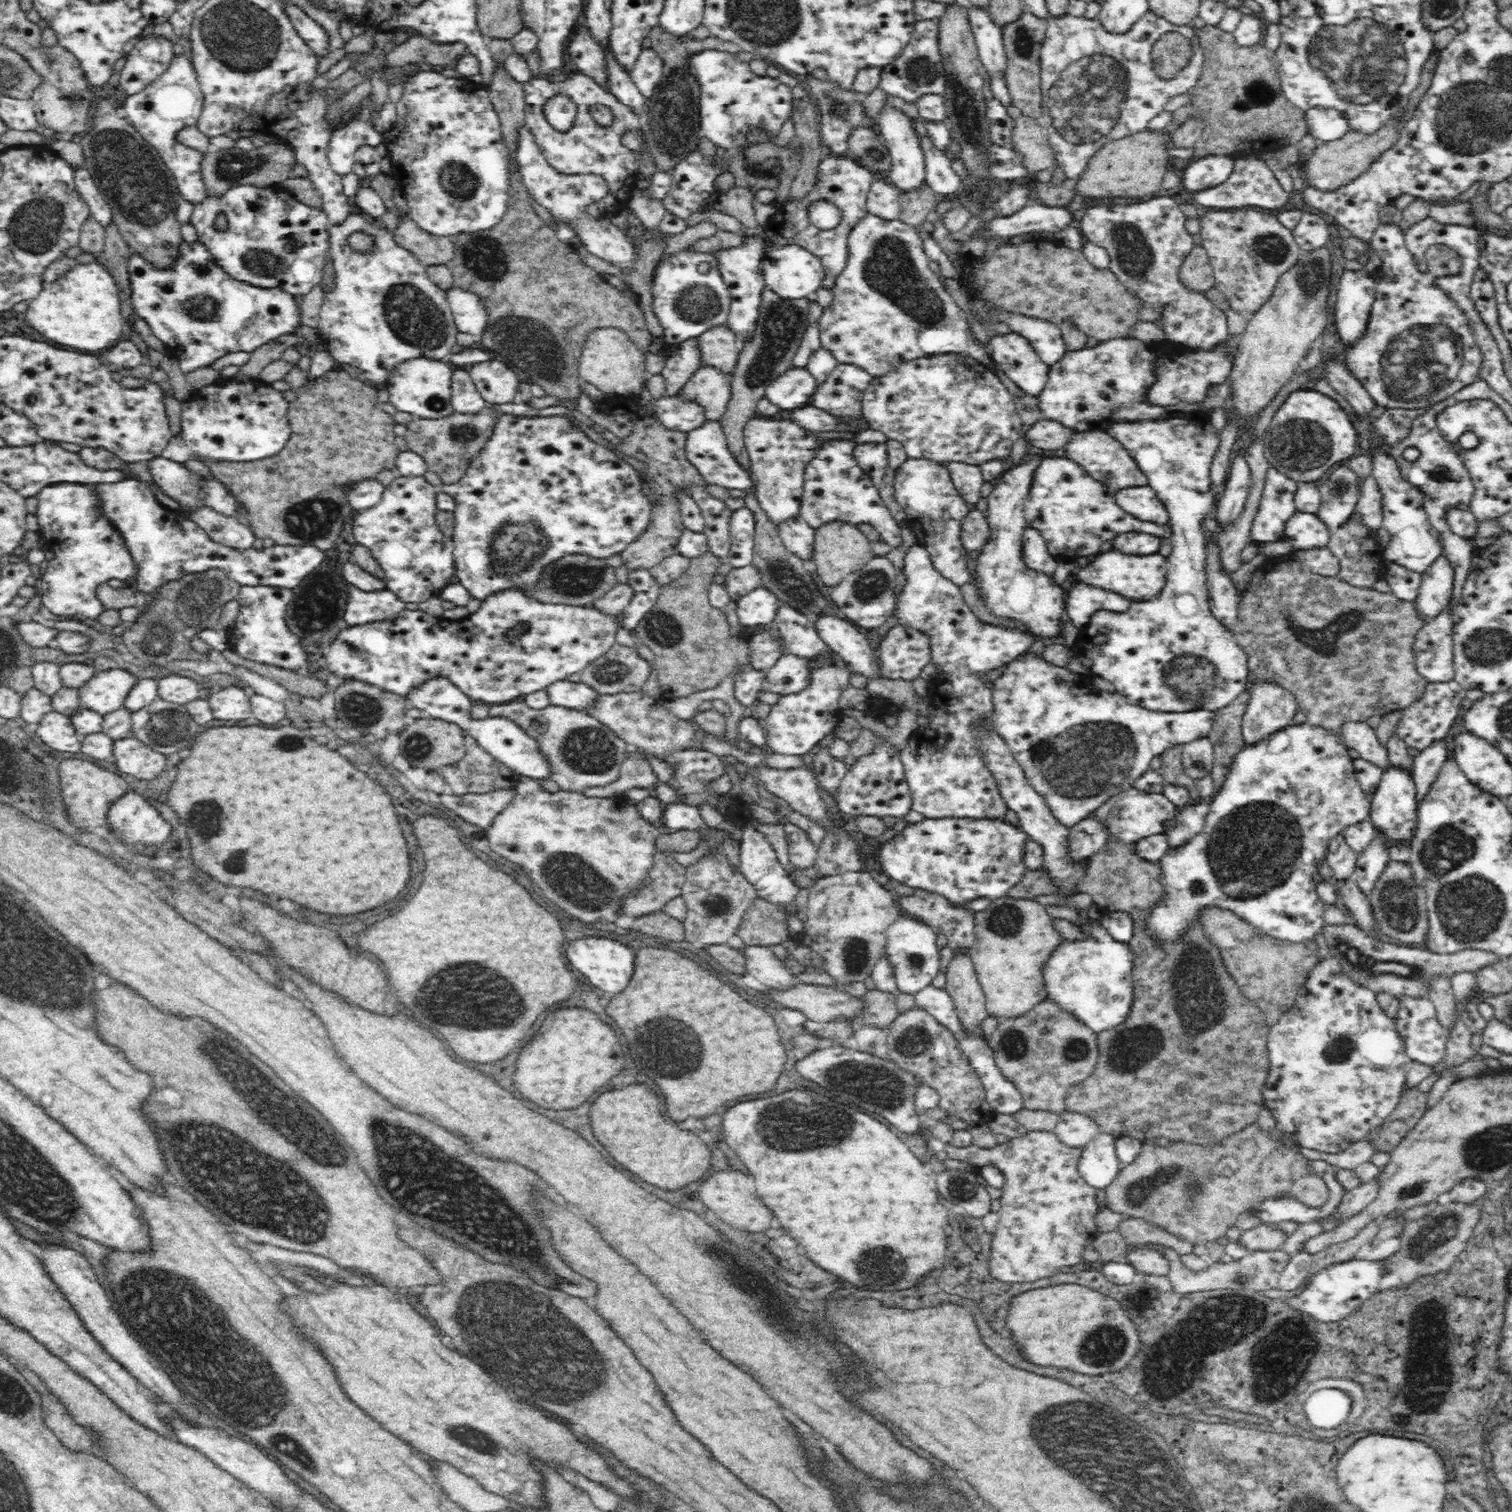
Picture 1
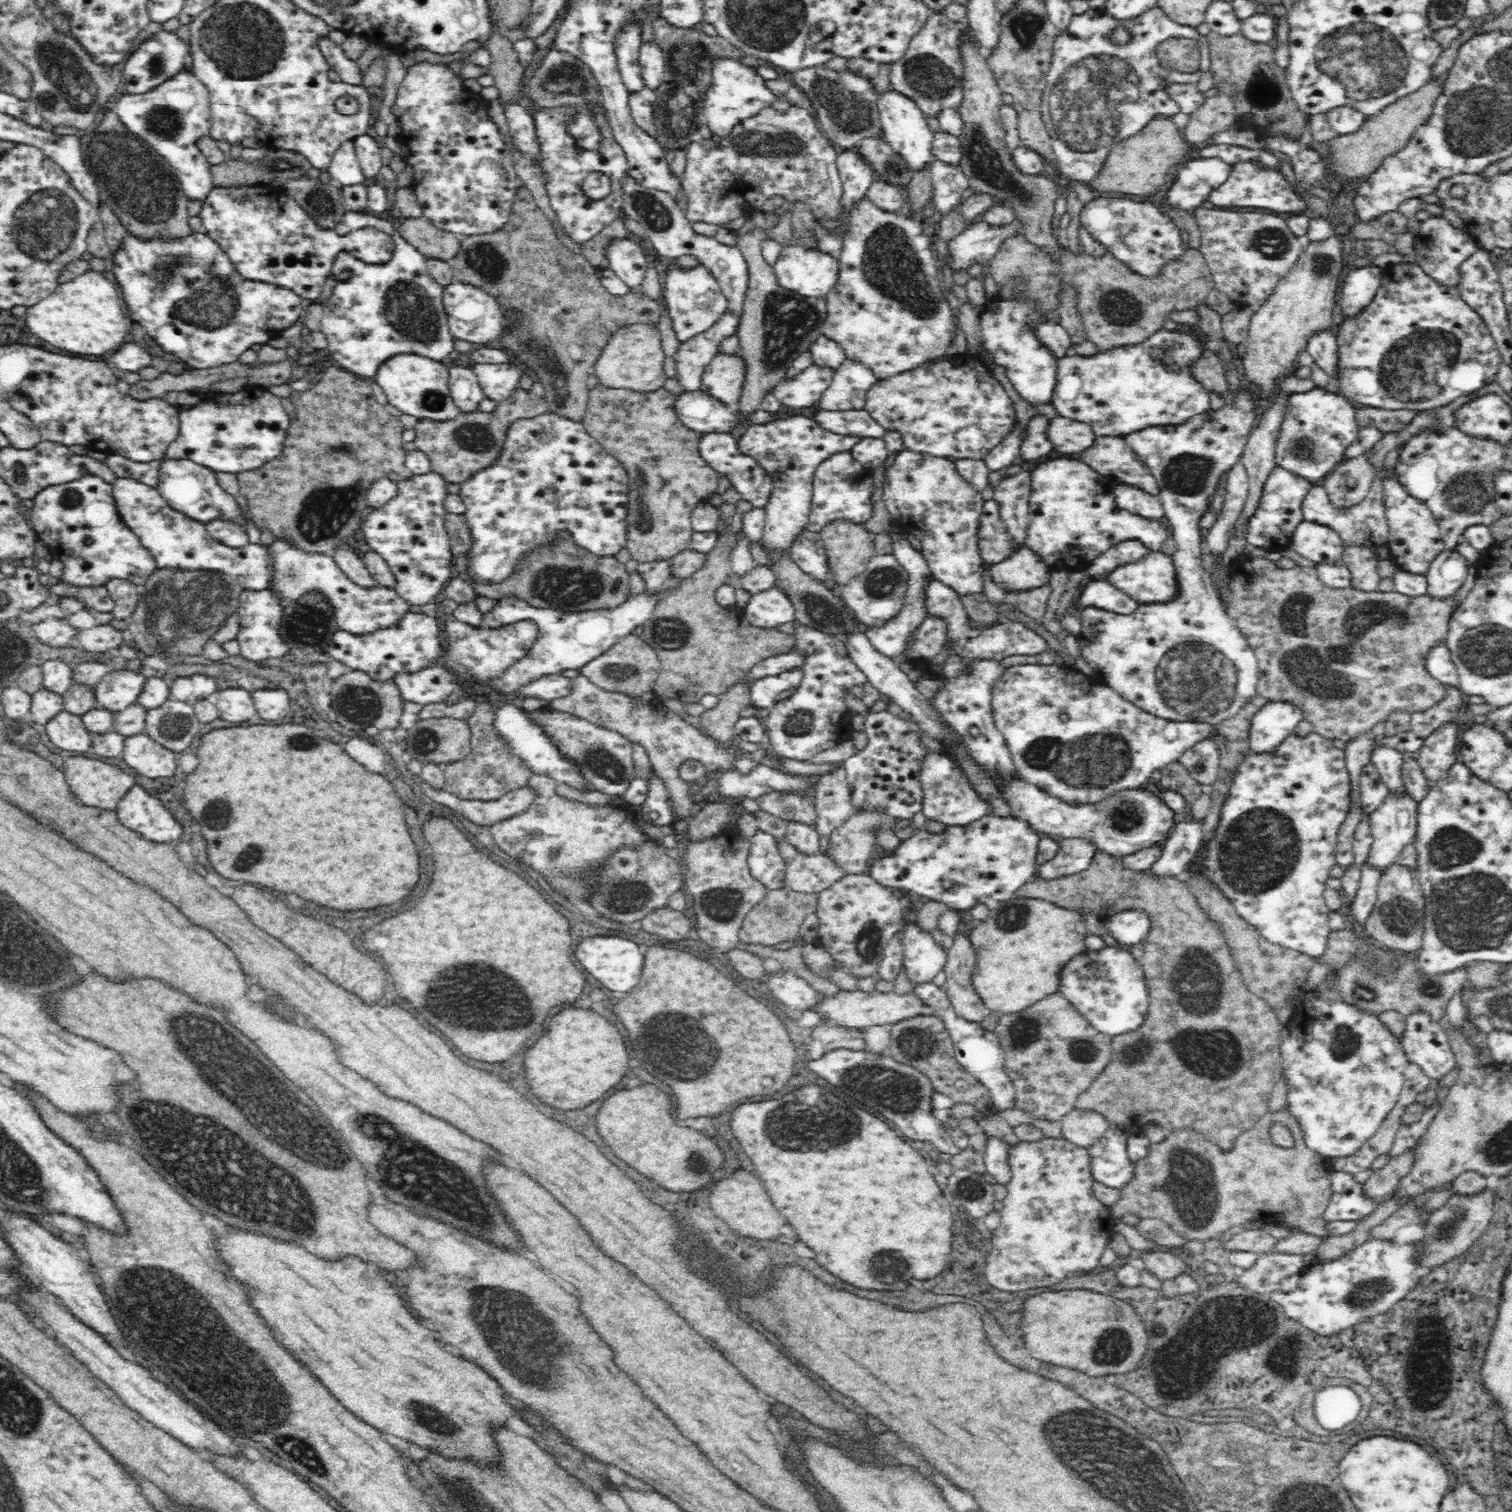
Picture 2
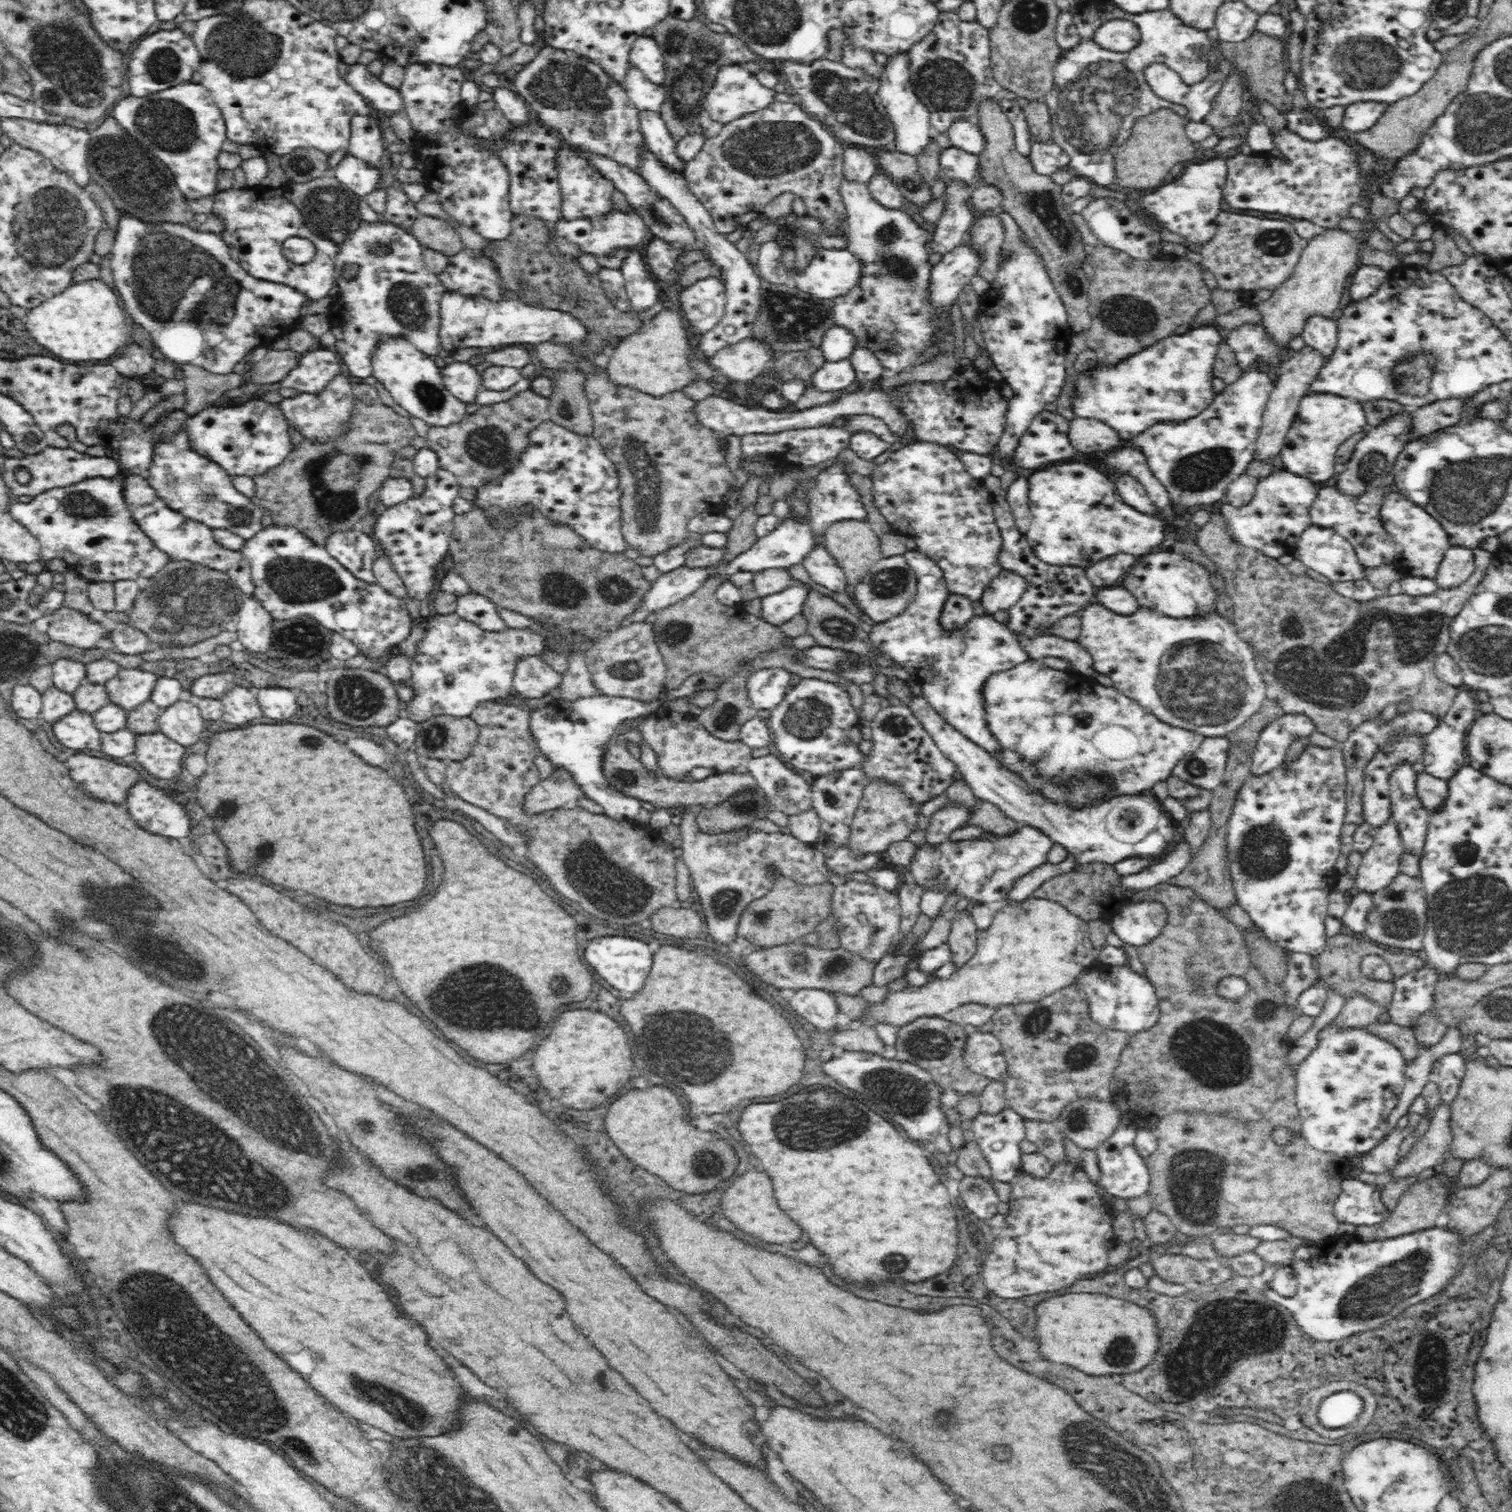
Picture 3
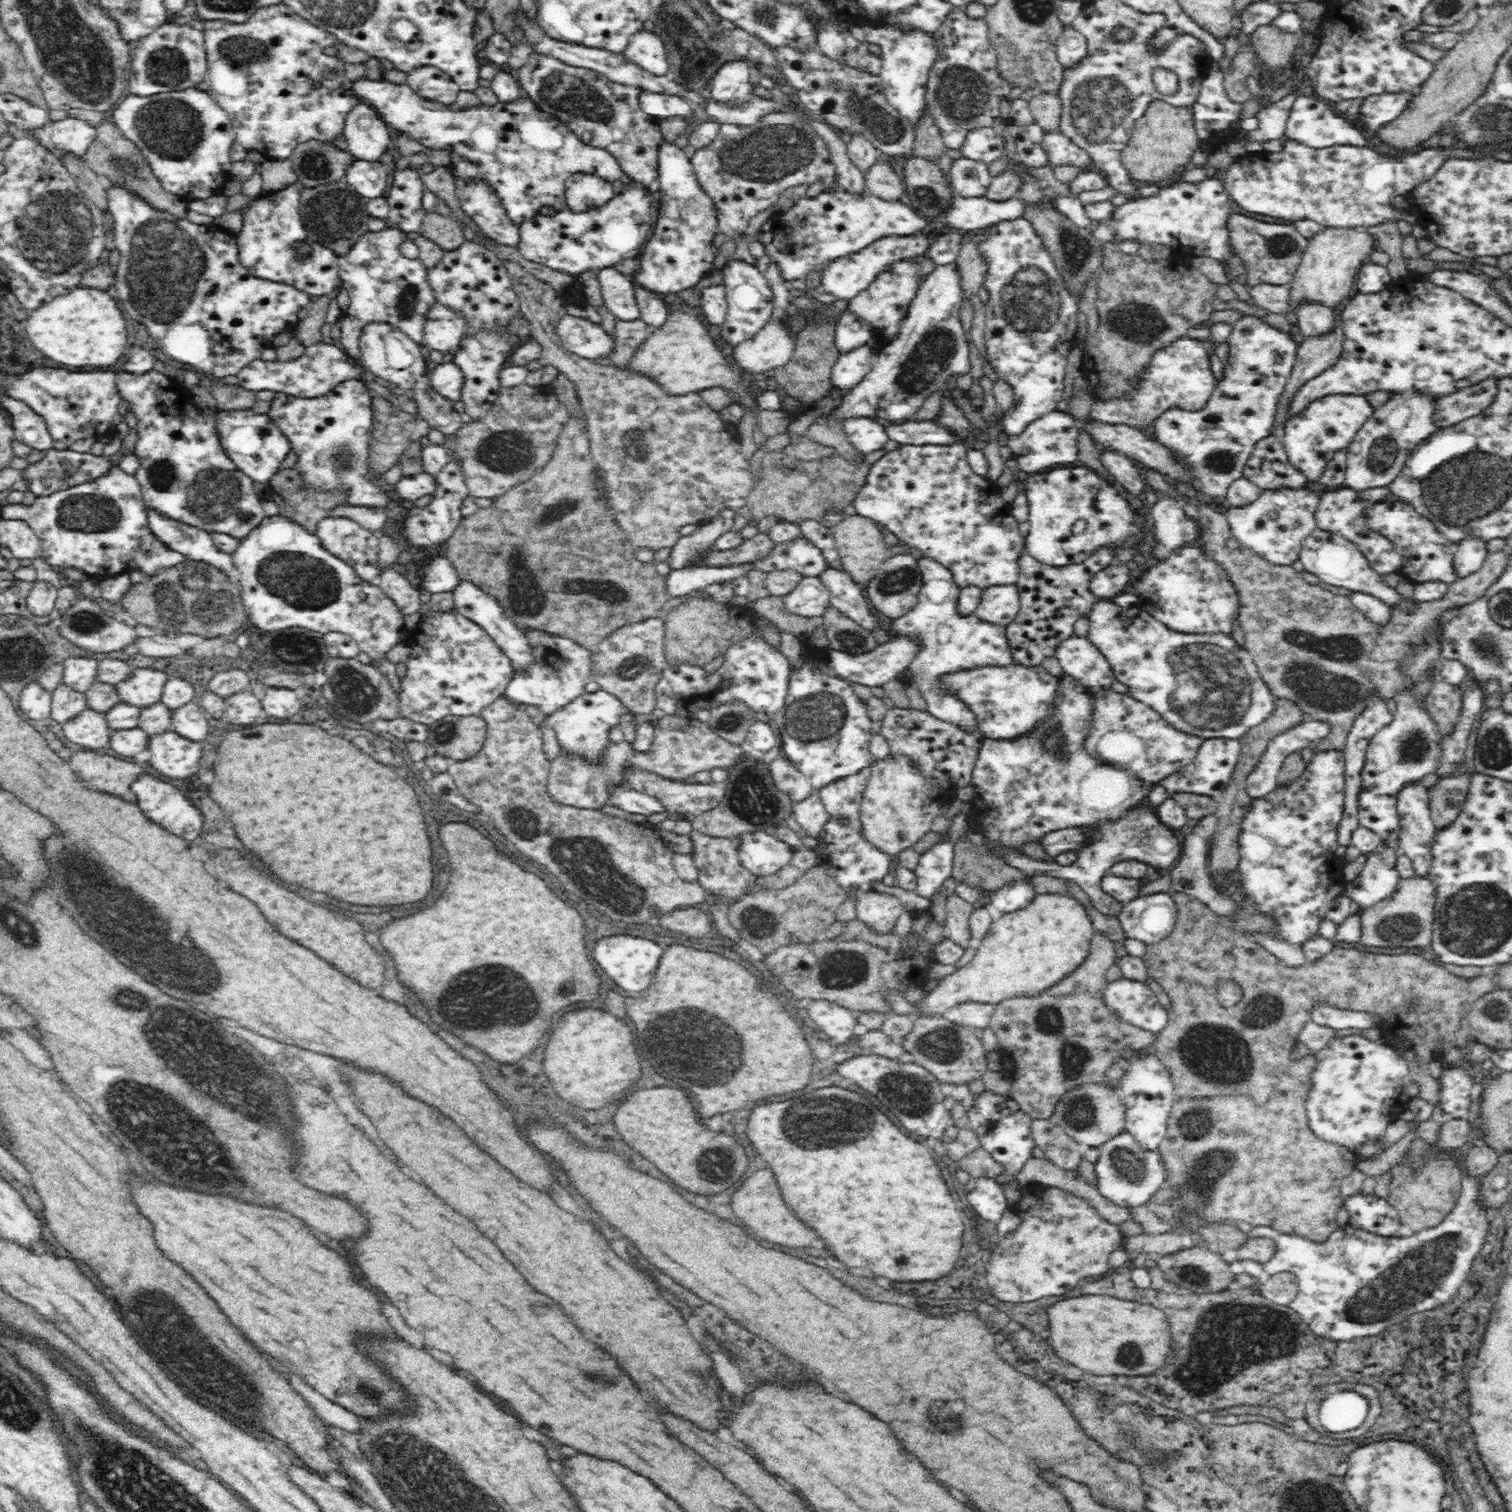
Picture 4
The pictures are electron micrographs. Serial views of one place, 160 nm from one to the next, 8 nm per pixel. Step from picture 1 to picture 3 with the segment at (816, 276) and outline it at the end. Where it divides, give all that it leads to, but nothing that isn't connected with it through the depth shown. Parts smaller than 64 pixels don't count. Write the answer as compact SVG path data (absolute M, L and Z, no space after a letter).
M818 249L816 256L813 256L804 270L798 271L794 267L790 272L790 276L796 283L796 287L803 292L812 294L820 299L836 299L847 296L861 284L861 279L863 278L862 268L864 268L862 259L856 253L852 253L850 249Z

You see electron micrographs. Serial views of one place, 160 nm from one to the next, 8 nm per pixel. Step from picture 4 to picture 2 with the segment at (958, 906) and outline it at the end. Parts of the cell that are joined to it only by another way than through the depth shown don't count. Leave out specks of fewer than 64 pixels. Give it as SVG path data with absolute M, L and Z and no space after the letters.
M955 933L952 946L947 950L947 961L943 968L947 979L942 988L960 1018L979 1023L992 1011L971 987L970 977L975 960L976 951L969 934Z

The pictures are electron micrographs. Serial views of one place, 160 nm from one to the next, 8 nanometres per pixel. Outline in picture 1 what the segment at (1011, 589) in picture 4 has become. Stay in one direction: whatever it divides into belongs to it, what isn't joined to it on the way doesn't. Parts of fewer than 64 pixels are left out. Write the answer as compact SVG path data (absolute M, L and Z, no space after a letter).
M1026 526L1023 535L1021 561L1024 563L1024 567L1037 574L1052 576L1056 570L1059 570L1059 566L1055 558L1048 552L1041 534Z

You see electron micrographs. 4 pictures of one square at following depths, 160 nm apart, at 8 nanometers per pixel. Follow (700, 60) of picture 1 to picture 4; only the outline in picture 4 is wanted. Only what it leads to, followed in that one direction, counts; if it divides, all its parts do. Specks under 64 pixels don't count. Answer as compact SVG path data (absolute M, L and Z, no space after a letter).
M734 59L725 62L712 75L709 84L712 98L717 102L748 102L754 94L754 85L750 83L750 62Z

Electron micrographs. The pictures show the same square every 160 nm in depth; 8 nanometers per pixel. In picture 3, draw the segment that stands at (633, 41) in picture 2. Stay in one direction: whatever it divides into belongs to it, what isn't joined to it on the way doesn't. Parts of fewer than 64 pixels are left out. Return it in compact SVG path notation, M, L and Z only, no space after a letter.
M630 66L625 74L624 88L629 100L640 111L660 112L668 94L662 84L650 82L635 66Z

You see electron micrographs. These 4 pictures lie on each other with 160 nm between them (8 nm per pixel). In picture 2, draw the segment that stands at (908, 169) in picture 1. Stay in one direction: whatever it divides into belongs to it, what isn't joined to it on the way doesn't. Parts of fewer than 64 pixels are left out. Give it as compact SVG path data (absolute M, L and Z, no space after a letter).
M889 89L884 91L878 100L878 112L880 113L880 121L882 121L884 140L894 151L902 155L904 161L910 165L910 169L918 170L934 161L932 144L935 132L928 128L927 116L918 107L916 101L898 90Z

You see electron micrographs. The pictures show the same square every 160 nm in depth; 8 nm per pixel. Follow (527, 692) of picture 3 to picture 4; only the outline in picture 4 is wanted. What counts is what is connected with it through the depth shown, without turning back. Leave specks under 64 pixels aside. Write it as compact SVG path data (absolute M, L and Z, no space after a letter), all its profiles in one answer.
M462 580L451 591L458 612L468 617L472 622L479 624L494 639L498 648L501 648L512 661L514 670L523 671L532 662L531 648L529 648L528 641L525 639L523 629L519 629L506 616L500 603L491 594L487 593L479 585Z

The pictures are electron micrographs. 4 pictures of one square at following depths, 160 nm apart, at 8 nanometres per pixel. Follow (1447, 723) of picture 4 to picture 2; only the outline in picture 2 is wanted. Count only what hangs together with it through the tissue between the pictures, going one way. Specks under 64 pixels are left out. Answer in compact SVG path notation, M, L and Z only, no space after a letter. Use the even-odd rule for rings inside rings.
M1242 556L1231 565L1229 569L1229 578L1227 580L1227 588L1229 592L1226 596L1227 613L1231 616L1244 633L1248 636L1248 644L1251 645L1252 651L1259 661L1259 684L1257 694L1267 698L1269 702L1284 702L1297 706L1304 713L1304 720L1308 720L1308 724L1312 724L1313 732L1318 736L1324 736L1332 741L1336 748L1344 748L1346 743L1358 737L1361 733L1369 732L1371 728L1376 728L1376 724L1384 721L1392 712L1397 709L1407 711L1409 713L1420 712L1436 704L1440 700L1444 700L1448 696L1448 688L1440 680L1432 677L1426 670L1426 656L1438 644L1445 642L1447 638L1448 622L1451 614L1455 611L1456 599L1454 595L1447 597L1436 597L1430 593L1411 597L1408 595L1395 592L1382 591L1359 591L1357 588L1328 588L1319 578L1317 572L1312 568L1298 567L1292 569L1282 569L1276 566L1275 562L1270 562L1266 558L1254 558L1254 556ZM1353 640L1356 644L1366 644L1366 648L1362 651L1356 648L1356 652L1351 650Z

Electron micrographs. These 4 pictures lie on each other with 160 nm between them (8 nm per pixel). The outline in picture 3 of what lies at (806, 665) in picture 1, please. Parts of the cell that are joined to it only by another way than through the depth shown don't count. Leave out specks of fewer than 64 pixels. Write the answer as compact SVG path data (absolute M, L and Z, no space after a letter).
M776 666L760 667L745 676L745 692L757 710L774 710L790 689L791 672Z

